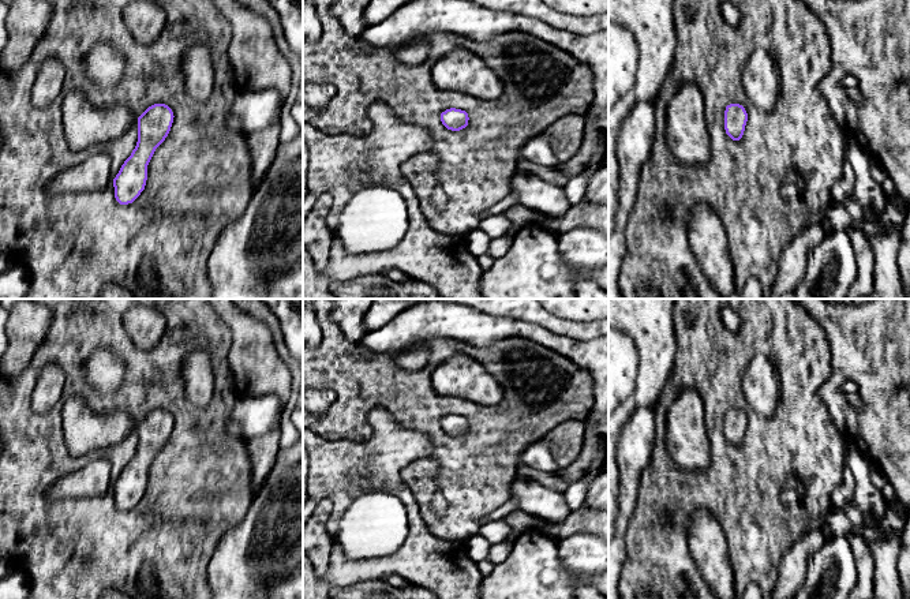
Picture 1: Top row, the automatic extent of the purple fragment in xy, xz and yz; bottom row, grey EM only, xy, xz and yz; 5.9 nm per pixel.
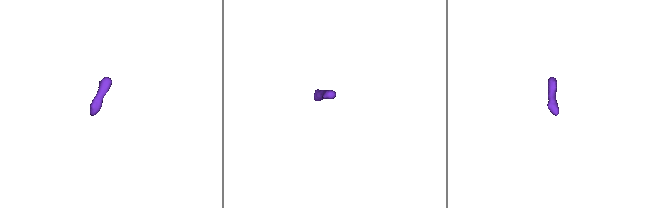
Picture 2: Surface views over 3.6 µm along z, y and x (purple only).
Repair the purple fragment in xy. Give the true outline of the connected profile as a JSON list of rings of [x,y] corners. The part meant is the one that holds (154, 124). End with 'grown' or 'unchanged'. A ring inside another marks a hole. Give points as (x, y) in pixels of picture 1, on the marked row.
[[[74,89],[67,93],[61,104],[64,139],[72,151],[86,150],[96,145],[112,142],[124,135],[131,127],[138,128],[136,146],[113,179],[115,198],[120,205],[132,203],[145,190],[147,165],[156,149],[168,136],[173,117],[172,109],[165,104],[154,104],[149,106],[139,117],[126,104],[116,104],[106,108],[98,106],[87,100],[87,96],[82,89]]]; grown

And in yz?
[[[730,104],[724,111],[724,130],[733,141],[739,141],[744,135],[748,113],[739,104]]]; unchanged

